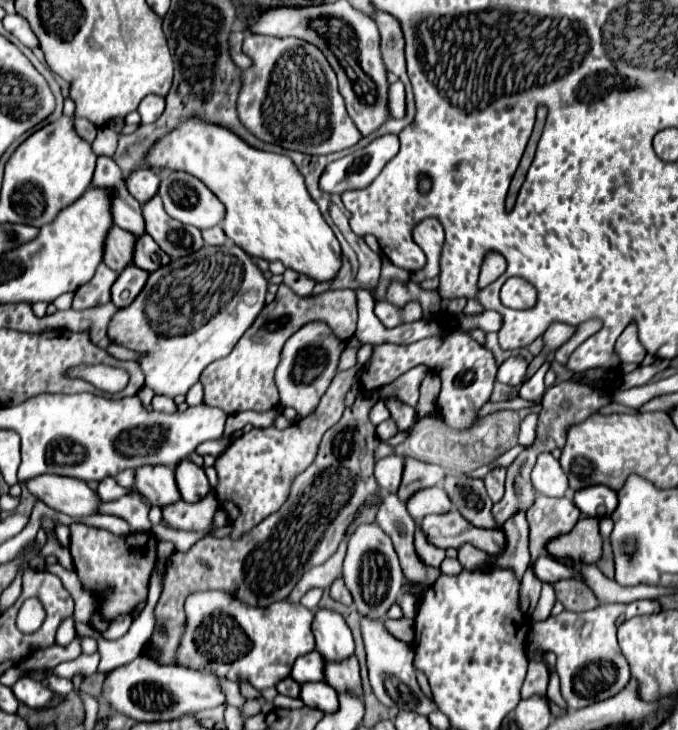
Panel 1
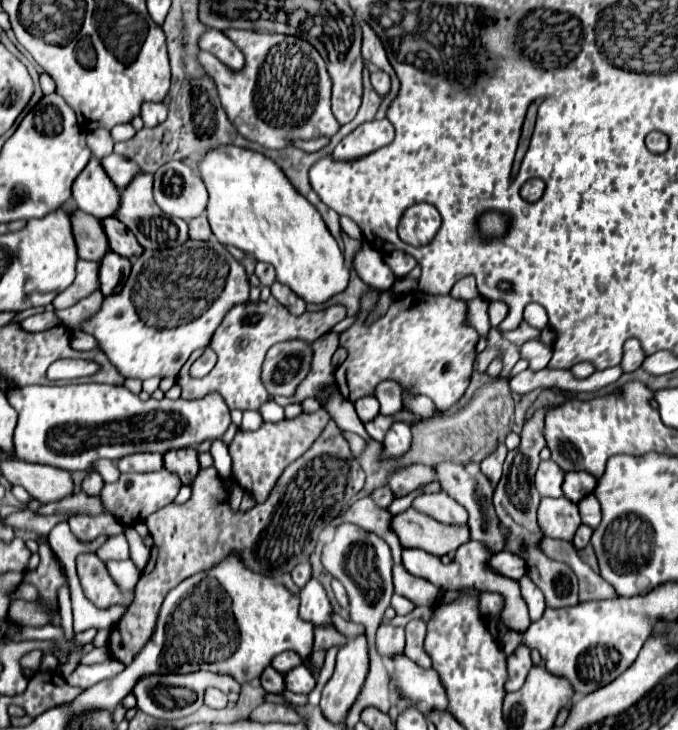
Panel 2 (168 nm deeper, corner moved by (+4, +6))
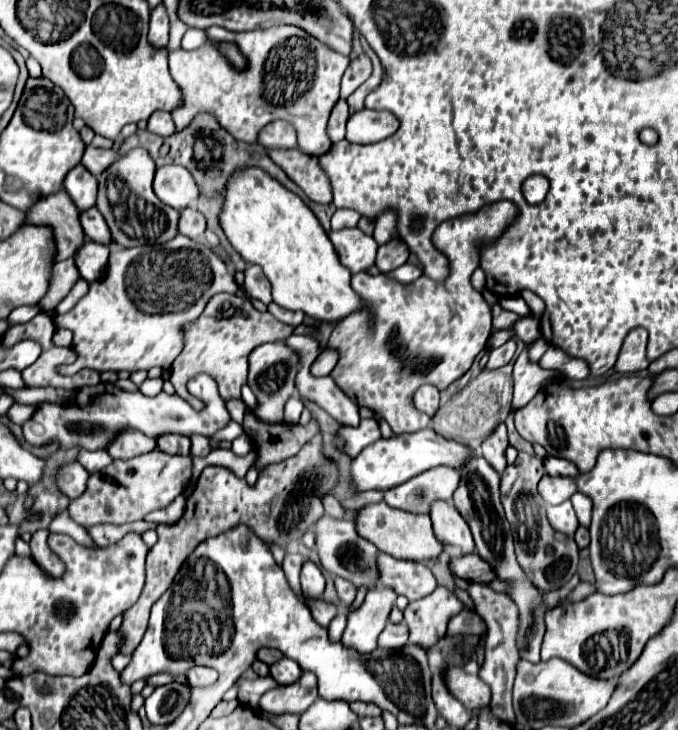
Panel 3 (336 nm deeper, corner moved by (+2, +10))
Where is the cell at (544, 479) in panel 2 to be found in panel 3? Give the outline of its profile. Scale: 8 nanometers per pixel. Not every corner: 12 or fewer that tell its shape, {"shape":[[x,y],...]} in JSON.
{"shape":[[544,474],[538,492],[548,504],[562,504],[576,492],[572,478]]}

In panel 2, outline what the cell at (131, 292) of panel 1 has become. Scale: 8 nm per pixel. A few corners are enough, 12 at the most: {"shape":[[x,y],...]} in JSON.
{"shape":[[114,252],[100,260],[104,296],[120,292],[130,262]]}

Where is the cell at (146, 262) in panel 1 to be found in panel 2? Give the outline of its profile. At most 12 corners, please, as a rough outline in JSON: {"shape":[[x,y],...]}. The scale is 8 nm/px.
{"shape":[[102,218],[108,248],[124,258],[142,246],[116,218]]}

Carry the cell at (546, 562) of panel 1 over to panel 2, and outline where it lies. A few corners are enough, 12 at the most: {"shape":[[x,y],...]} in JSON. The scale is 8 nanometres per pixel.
{"shape":[[508,550],[488,558],[488,566],[506,578],[526,574],[524,560]]}

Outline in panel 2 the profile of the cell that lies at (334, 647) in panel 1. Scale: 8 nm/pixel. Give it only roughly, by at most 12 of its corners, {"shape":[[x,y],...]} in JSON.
{"shape":[[316,578],[300,590],[300,616],[332,624],[332,606]]}

